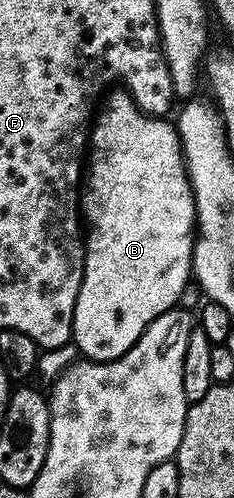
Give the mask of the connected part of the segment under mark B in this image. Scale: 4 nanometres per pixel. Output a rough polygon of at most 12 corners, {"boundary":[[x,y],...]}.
{"boundary":[[111,91],[92,128],[74,339],[118,360],[192,284],[169,119]]}

